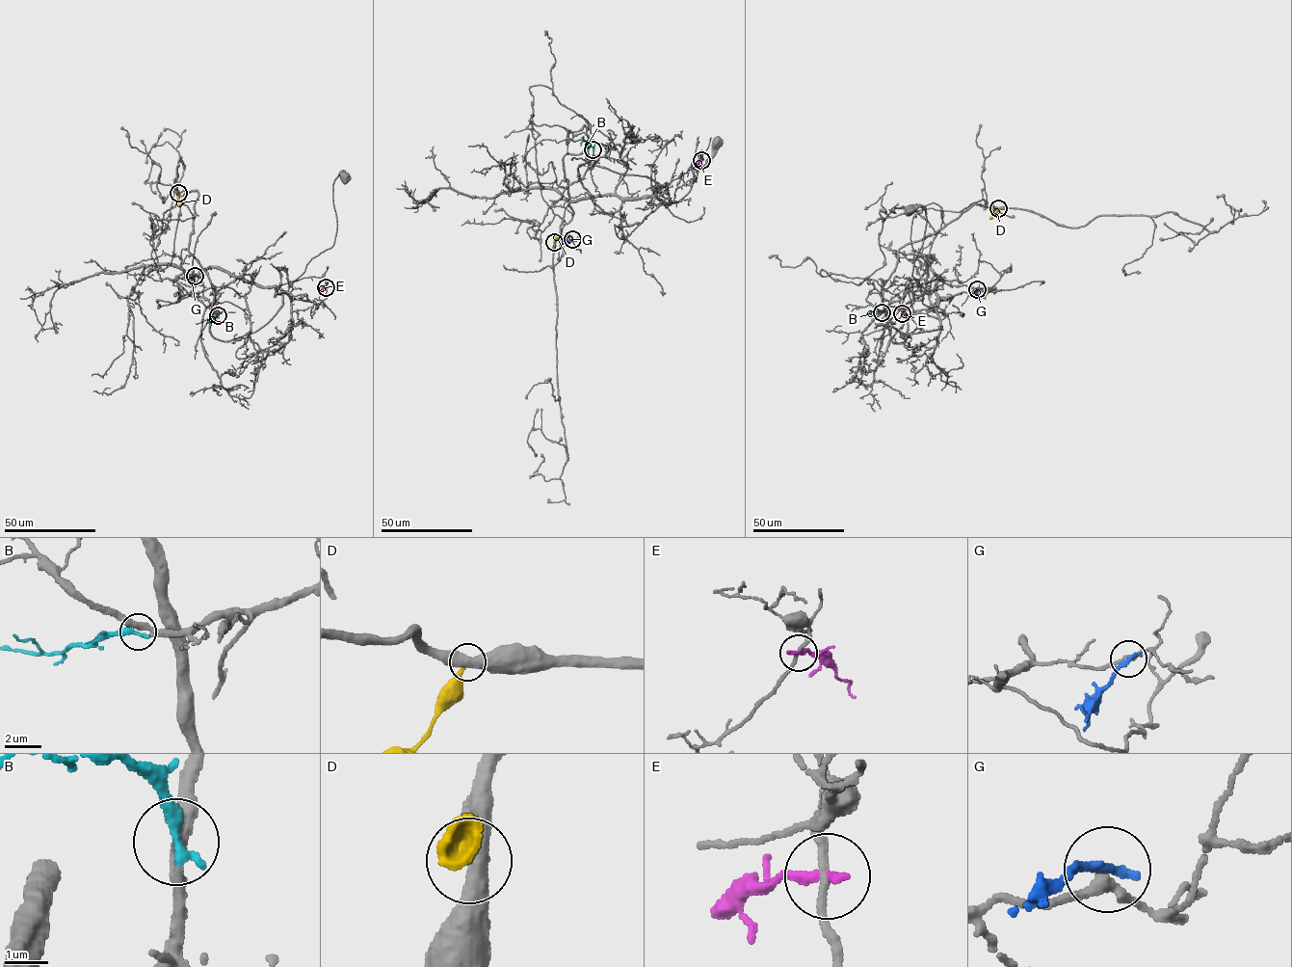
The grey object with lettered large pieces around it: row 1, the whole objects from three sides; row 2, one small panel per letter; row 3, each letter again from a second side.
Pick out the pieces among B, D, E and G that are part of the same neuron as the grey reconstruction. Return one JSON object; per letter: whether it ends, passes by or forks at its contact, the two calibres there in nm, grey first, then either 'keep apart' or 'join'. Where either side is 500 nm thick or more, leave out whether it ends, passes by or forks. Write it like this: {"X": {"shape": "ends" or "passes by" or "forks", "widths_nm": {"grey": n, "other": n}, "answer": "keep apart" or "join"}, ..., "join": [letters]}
{"B": {"shape": "ends", "widths_nm": {"grey": 320, "other": 360}, "answer": "join"}, "D": {"widths_nm": {"grey": 500, "other": 200}, "answer": "keep apart"}, "E": {"shape": "ends", "widths_nm": {"grey": 190, "other": 280}, "answer": "keep apart"}, "G": {"shape": "ends", "widths_nm": {"grey": 240, "other": 260}, "answer": "keep apart"}, "join": ["B"]}

